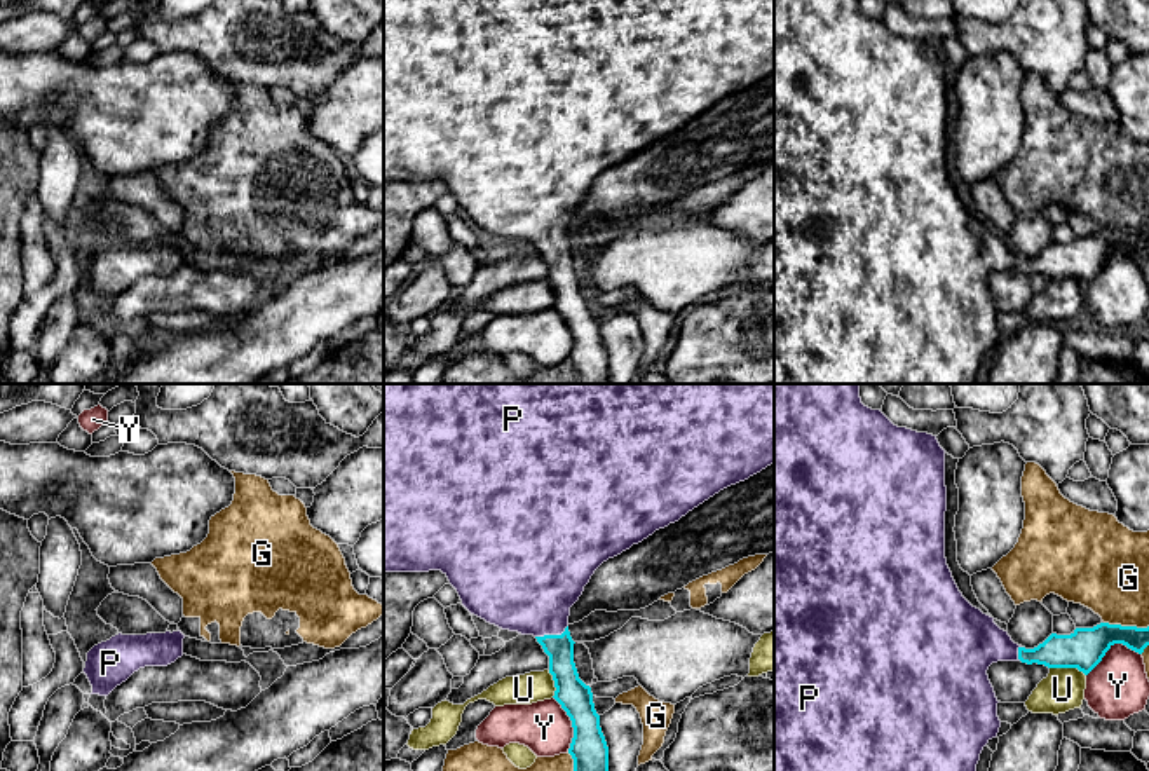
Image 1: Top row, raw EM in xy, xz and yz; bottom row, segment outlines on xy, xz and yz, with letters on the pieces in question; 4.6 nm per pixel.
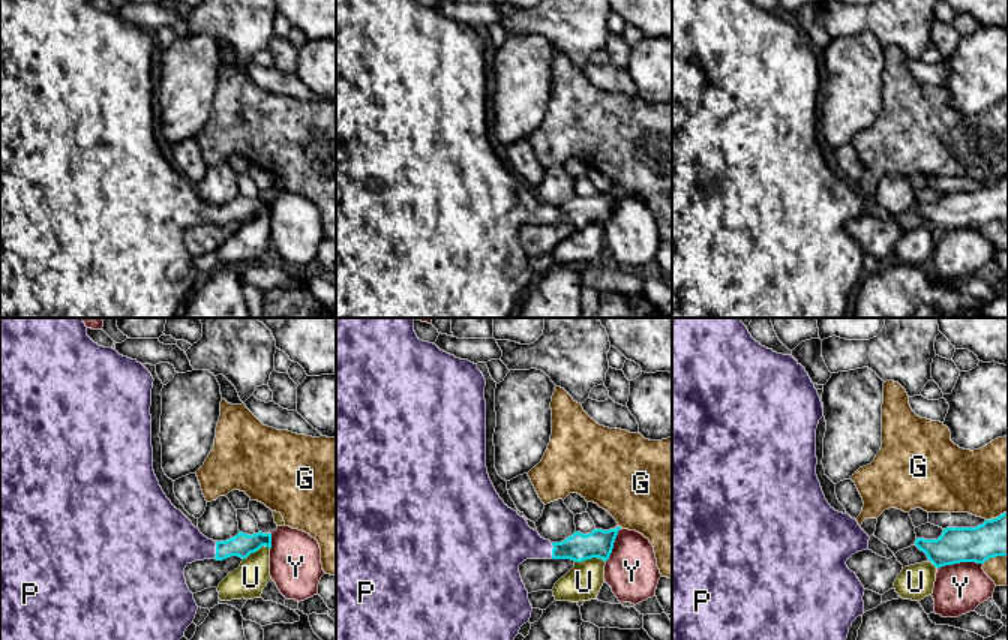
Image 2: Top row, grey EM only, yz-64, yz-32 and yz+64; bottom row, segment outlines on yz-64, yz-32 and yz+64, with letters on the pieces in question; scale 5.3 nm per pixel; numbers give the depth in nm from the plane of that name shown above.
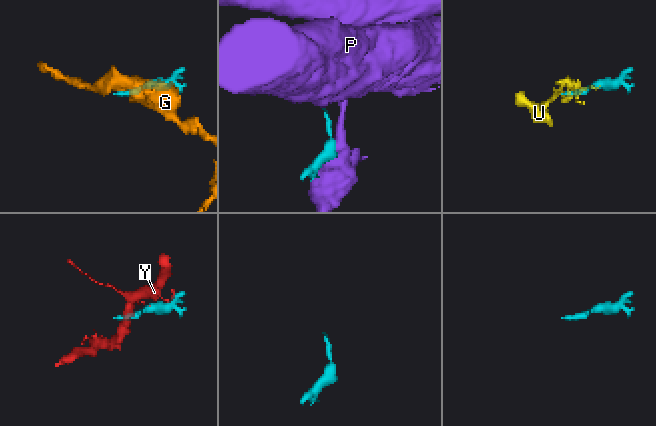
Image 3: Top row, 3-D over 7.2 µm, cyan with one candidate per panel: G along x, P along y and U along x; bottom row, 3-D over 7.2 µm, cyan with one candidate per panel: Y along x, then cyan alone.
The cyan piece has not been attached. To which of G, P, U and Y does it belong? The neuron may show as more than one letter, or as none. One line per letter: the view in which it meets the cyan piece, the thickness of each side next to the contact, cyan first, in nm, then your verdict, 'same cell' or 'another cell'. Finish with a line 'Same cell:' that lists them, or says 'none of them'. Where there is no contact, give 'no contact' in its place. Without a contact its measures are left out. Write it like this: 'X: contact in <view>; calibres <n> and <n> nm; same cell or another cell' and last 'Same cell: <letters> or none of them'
G: contact in yz; calibres 190 and 360 nm; another cell
P: contact in xz; calibres 130 and 420 nm; same cell
U: contact in yz; calibres 190 and 190 nm; another cell
Y: contact in yz; calibres 190 and 280 nm; another cell
Same cell: P

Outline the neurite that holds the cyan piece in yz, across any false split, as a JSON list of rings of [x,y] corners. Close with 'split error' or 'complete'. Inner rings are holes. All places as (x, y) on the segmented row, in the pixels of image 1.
[[[774,384],[774,771],[976,771],[983,747],[997,736],[1001,720],[997,717],[997,698],[989,680],[987,670],[997,661],[1037,663],[1048,668],[1078,668],[1088,675],[1114,644],[1142,654],[1149,645],[1149,626],[1121,626],[1100,623],[1093,628],[1076,628],[1071,635],[1051,633],[1034,649],[1025,649],[1001,630],[994,617],[973,607],[959,591],[945,558],[945,450],[936,436],[894,426],[880,410],[872,410],[861,403],[860,384]]] | split error

